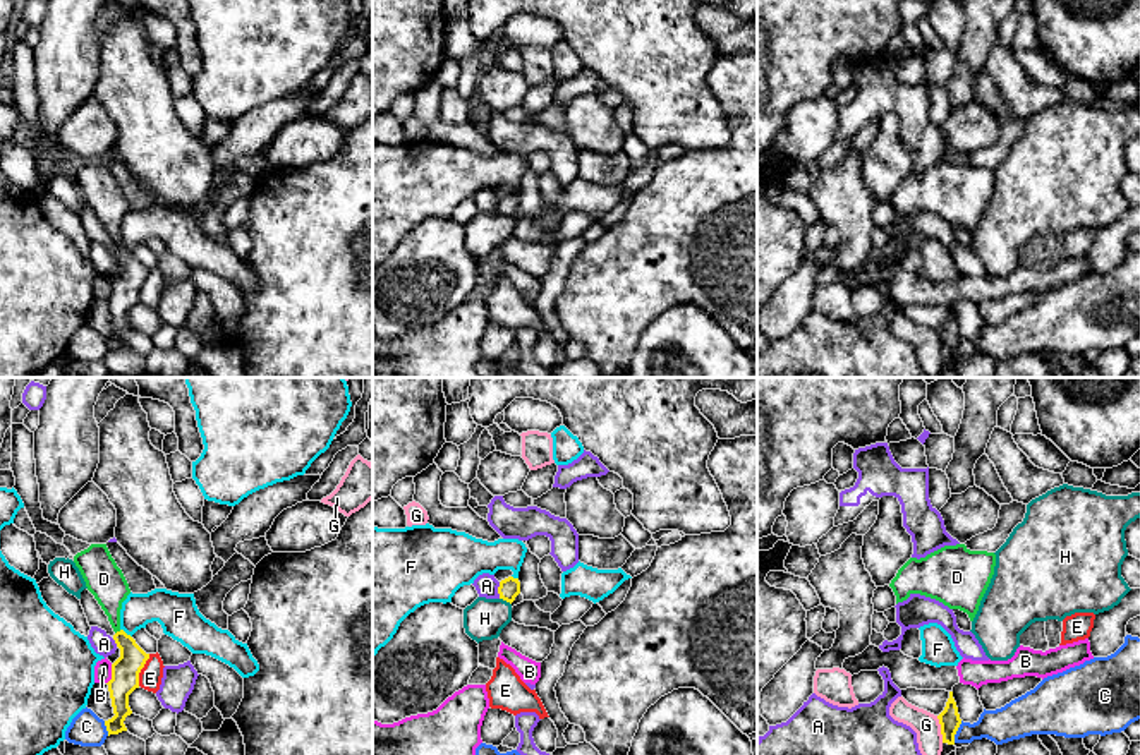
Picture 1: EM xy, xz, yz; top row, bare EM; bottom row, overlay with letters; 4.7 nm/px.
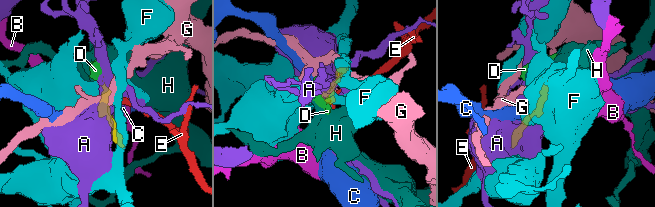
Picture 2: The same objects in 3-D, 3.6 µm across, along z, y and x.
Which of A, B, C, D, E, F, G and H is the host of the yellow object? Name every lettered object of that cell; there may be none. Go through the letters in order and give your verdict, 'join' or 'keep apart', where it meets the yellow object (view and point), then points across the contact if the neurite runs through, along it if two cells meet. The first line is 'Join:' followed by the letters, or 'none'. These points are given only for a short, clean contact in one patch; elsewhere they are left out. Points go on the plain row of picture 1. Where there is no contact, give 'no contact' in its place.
Join: D
A: keep apart | xz (498, 206)
B: keep apart | xy (112, 290) | along xy (112, 280), (112, 294), (107, 299)
C: keep apart | yz (957, 345) | along yz (962, 337), (953, 357)
D: join | xy (117, 247) | across xy (126, 285), (126, 259), (117, 247), (110, 203), (105, 196)
E: keep apart | xy (141, 283) | along xy (150, 270), (139, 289), (138, 301)
F: keep apart | xy (124, 247) | along xy (121, 244), (131, 253)
G: keep apart | yz (941, 345) | along yz (936, 332), (943, 357)
H: keep apart | xz (505, 215) | along xz (500, 213), (510, 220)

